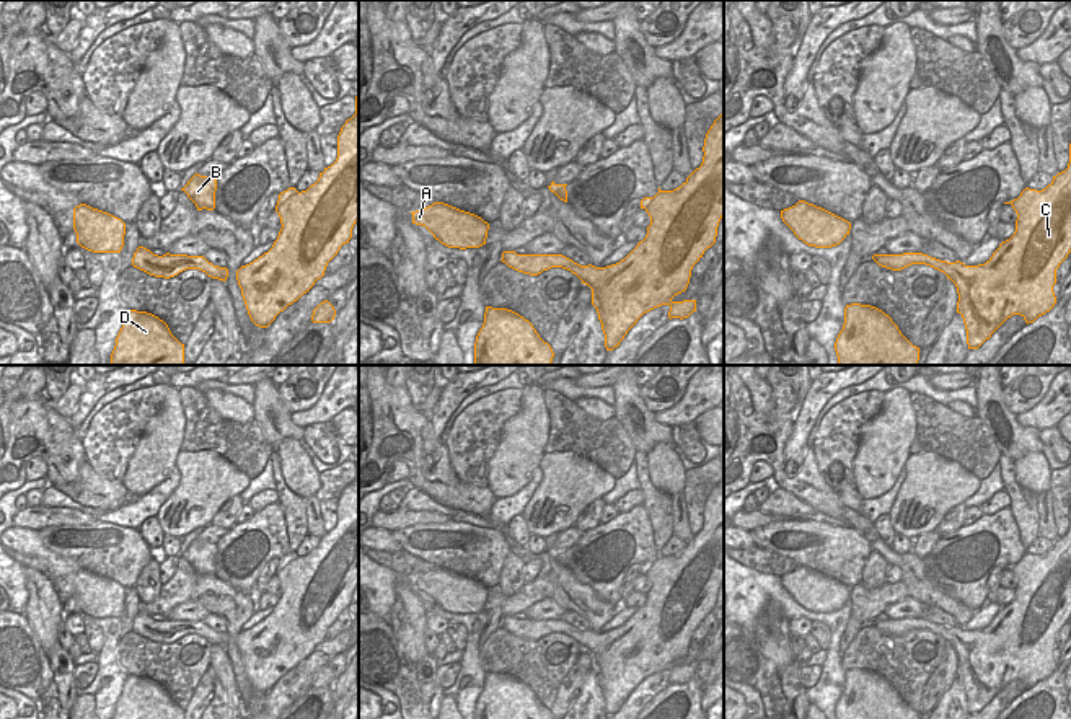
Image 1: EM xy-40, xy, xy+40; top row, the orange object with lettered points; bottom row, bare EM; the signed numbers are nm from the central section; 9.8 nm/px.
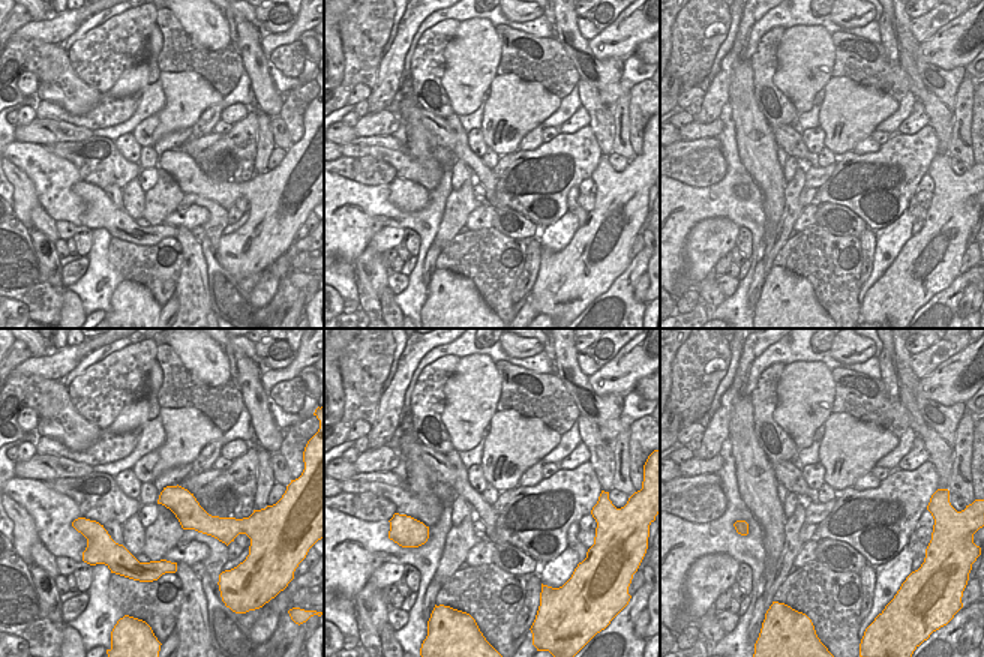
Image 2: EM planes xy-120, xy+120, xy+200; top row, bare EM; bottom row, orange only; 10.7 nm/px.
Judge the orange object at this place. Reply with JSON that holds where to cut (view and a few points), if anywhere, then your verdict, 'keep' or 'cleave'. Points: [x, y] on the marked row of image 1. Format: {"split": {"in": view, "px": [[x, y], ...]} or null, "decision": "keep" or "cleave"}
{"split": null, "decision": "keep"}

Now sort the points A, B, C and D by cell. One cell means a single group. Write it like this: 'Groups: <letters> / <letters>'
Groups: A B C D

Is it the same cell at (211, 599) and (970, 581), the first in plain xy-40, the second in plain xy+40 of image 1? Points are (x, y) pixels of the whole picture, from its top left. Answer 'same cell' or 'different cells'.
different cells

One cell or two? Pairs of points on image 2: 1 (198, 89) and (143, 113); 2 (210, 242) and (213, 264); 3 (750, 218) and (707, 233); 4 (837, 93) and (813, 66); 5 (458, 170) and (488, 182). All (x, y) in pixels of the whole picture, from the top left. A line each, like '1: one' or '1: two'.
1: two
2: one
3: two
4: two
5: two

